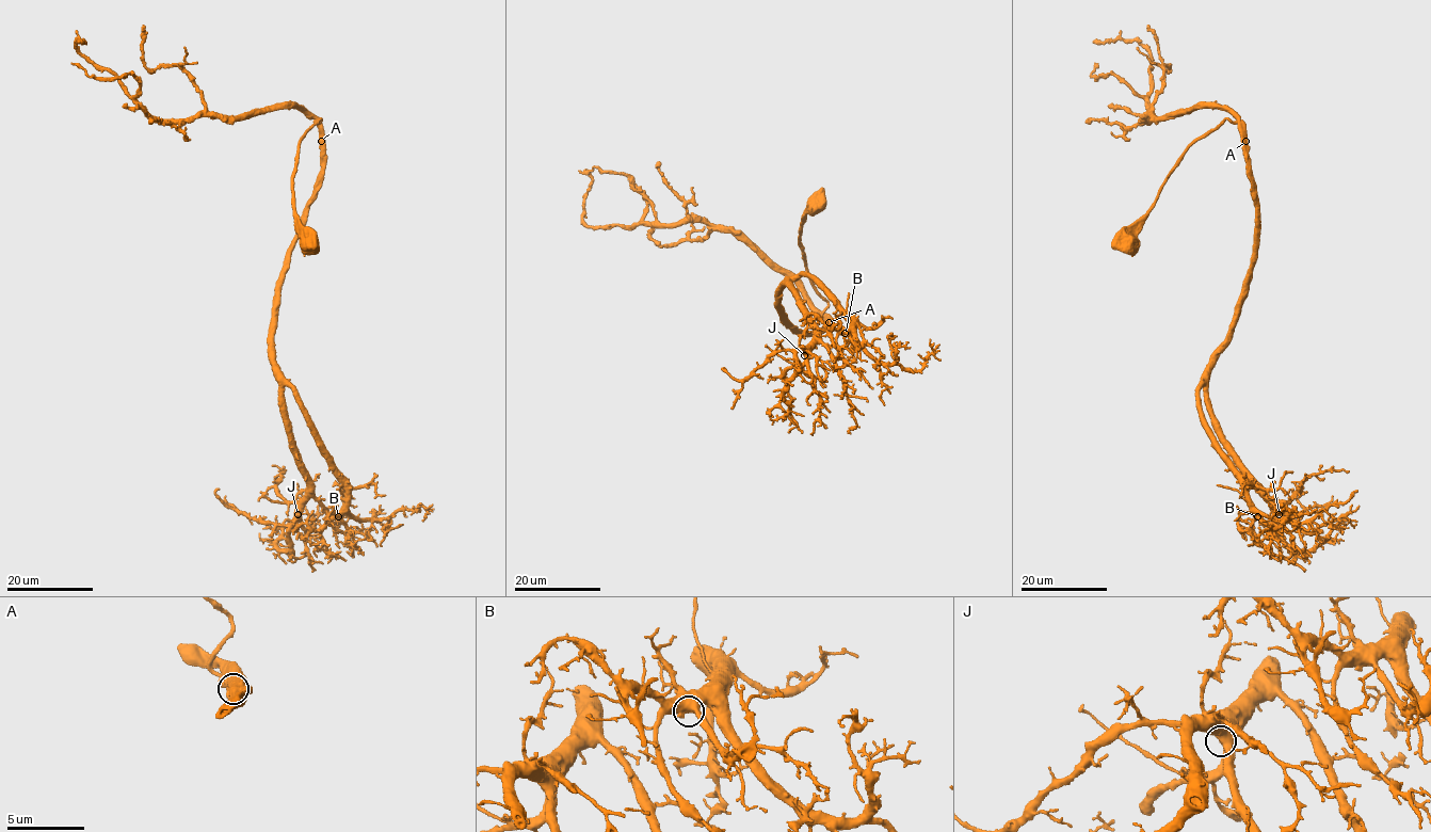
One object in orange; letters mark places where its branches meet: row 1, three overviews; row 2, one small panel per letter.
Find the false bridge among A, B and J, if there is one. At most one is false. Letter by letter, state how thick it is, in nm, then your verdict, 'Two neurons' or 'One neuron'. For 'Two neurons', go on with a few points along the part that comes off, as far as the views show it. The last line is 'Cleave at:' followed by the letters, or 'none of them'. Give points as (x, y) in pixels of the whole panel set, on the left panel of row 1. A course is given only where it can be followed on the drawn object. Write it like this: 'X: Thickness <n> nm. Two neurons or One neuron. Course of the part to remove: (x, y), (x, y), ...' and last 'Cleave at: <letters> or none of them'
A: Thickness 650 nm. One neuron
B: Thickness 600 nm. One neuron
J: Thickness 600 nm. One neuron
Cleave at: none of them

